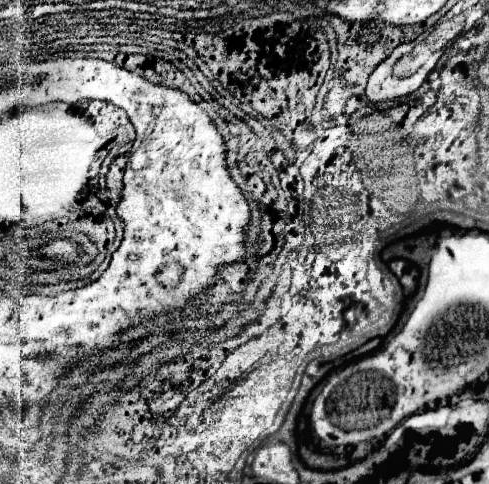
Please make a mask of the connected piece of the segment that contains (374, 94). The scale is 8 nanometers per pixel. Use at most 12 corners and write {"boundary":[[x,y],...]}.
{"boundary":[[419,40],[397,46],[369,76],[373,102],[415,92],[443,54],[437,50],[411,76],[395,76],[393,66]]}

